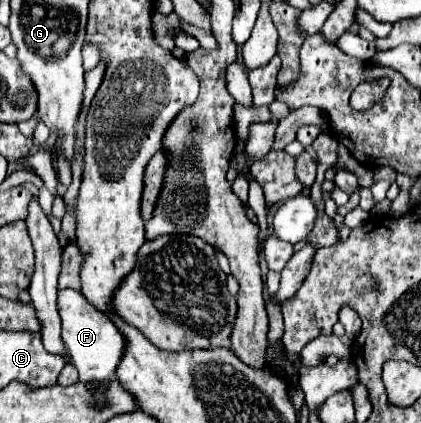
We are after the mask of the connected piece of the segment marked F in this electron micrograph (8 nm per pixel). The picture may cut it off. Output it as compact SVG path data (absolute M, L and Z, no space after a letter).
M72 289L58 293L58 311L62 319L62 341L78 369L80 381L108 381L108 377L114 377L126 351L126 337L116 327L116 323L94 305L90 305L82 293Z

